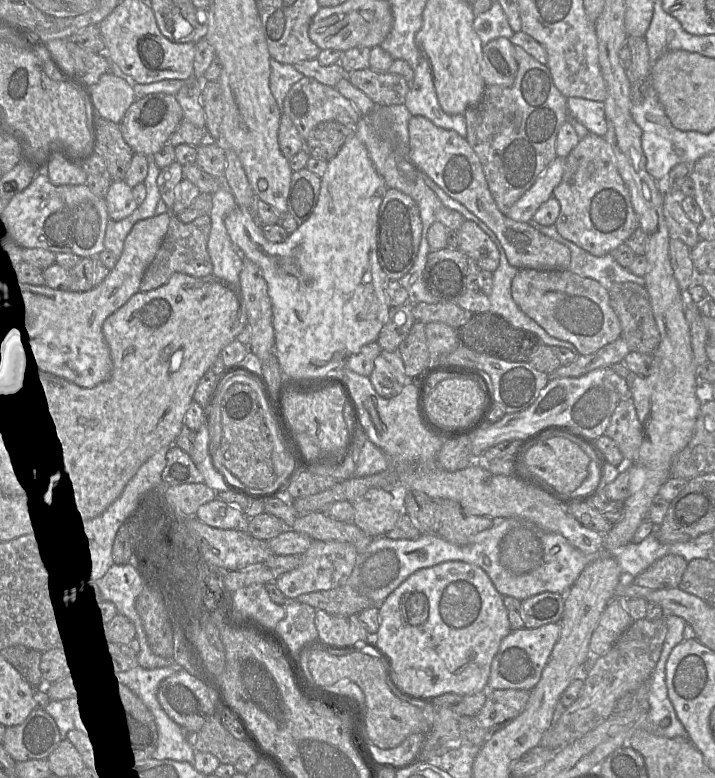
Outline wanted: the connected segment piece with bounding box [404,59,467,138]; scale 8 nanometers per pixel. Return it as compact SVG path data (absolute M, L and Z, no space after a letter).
M421 59L414 71L414 80L404 105L413 116L424 116L436 126L454 130L466 138L467 129L464 115L451 115L442 110L436 94L431 68L425 59Z

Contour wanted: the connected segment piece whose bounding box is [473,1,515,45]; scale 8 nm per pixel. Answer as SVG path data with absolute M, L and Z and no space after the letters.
M494 1L488 11L475 17L473 27L483 45L498 37L510 39L515 33L498 1Z

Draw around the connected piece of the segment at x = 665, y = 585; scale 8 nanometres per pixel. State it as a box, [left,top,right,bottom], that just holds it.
[634,554,687,589]

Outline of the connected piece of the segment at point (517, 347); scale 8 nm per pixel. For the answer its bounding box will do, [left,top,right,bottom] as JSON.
[456,311,543,363]

